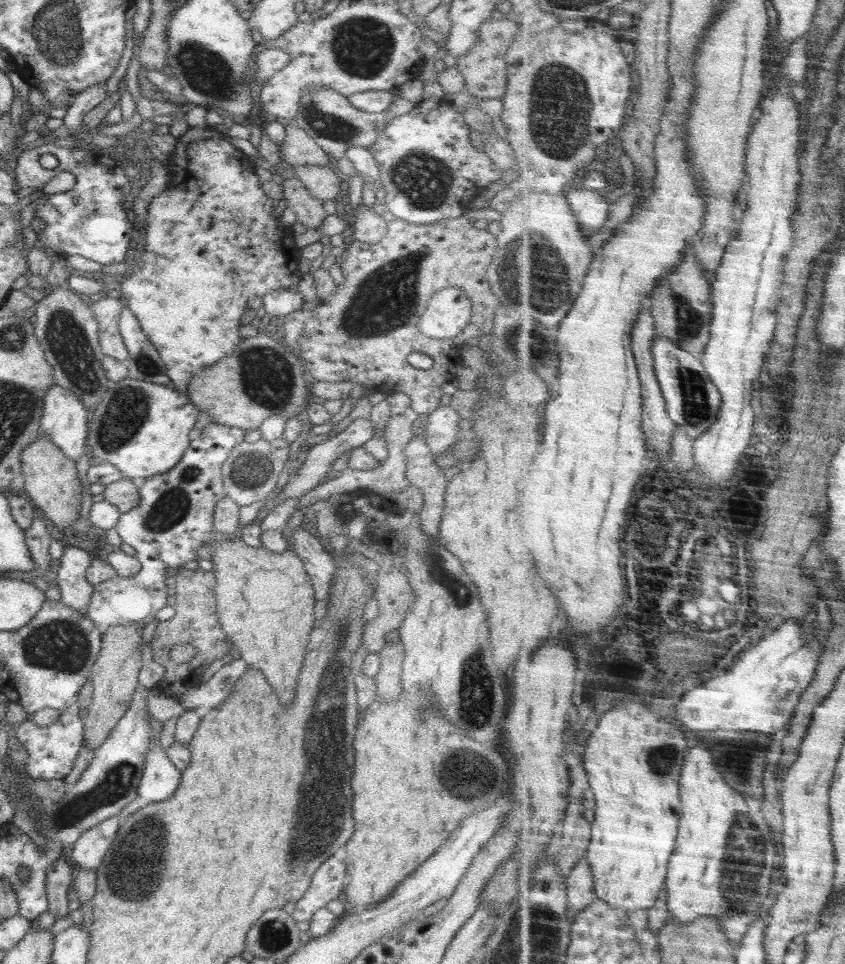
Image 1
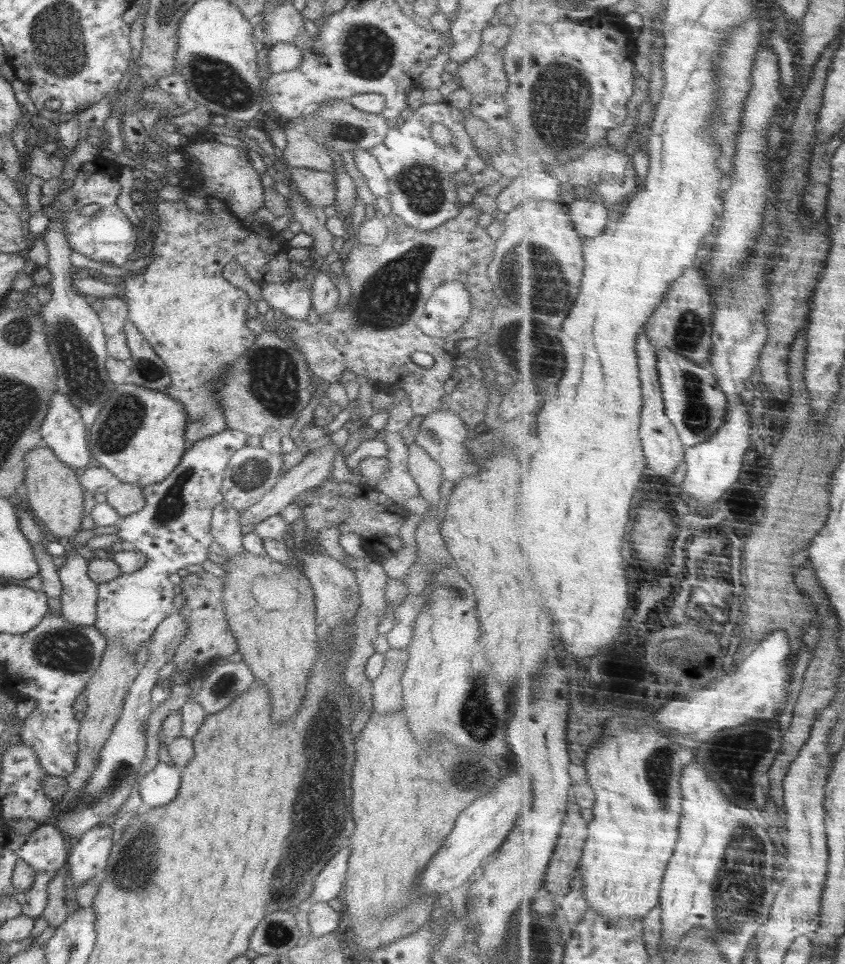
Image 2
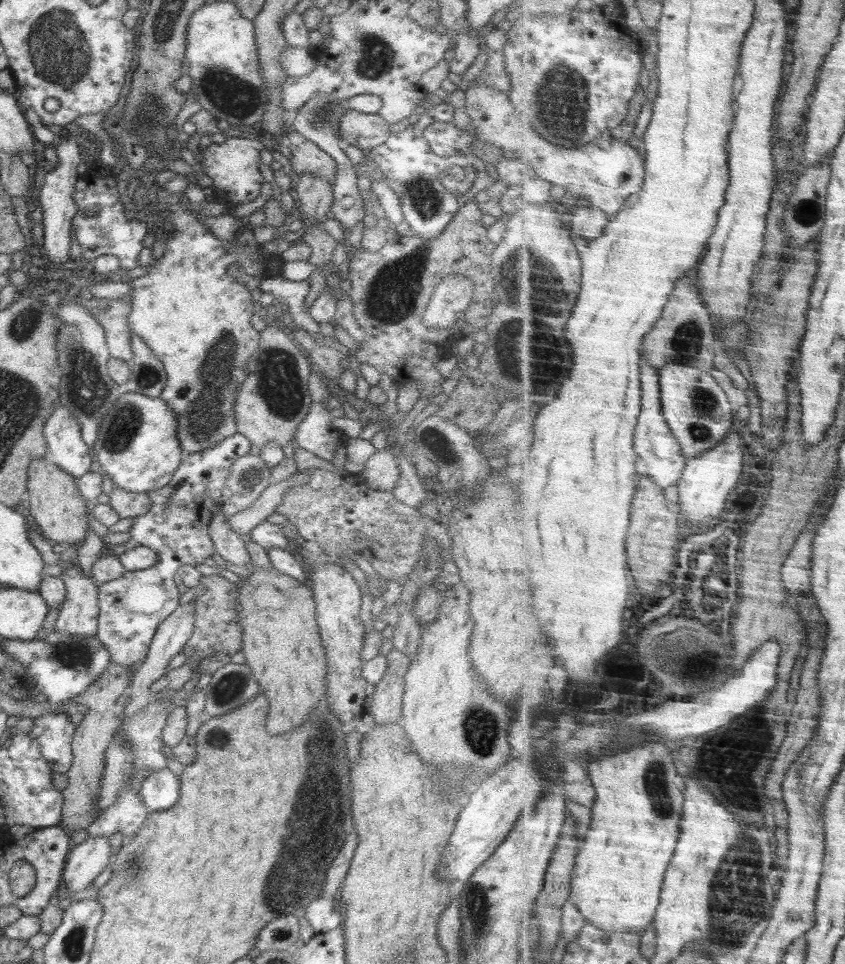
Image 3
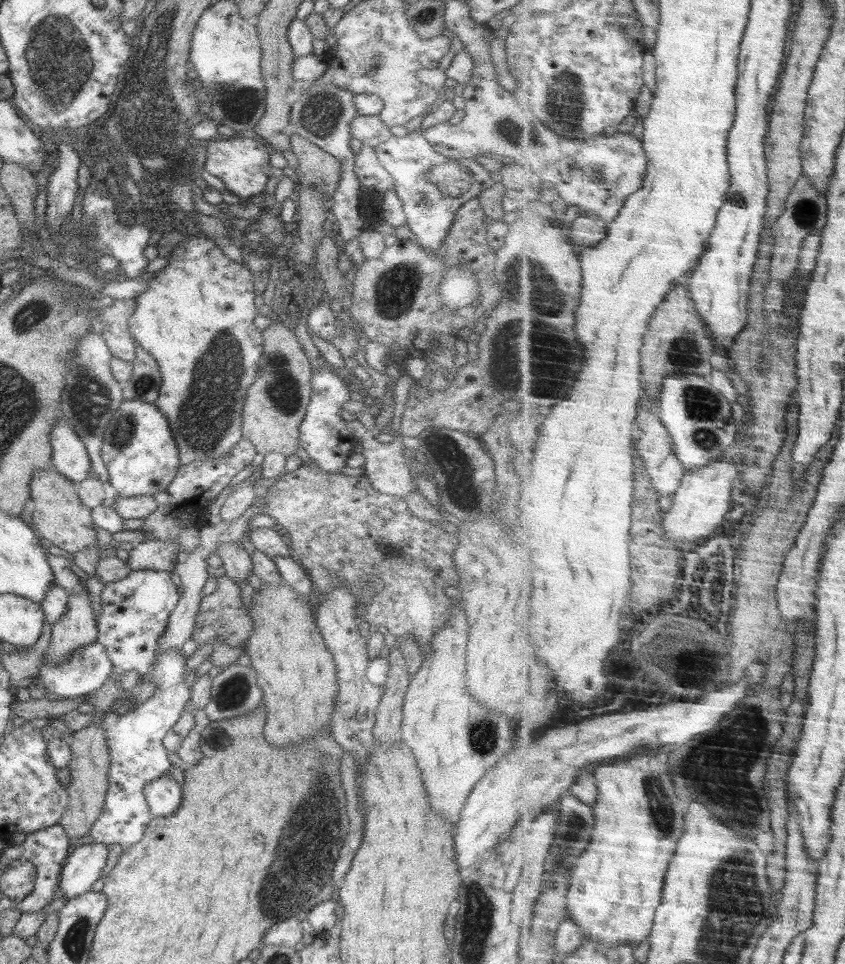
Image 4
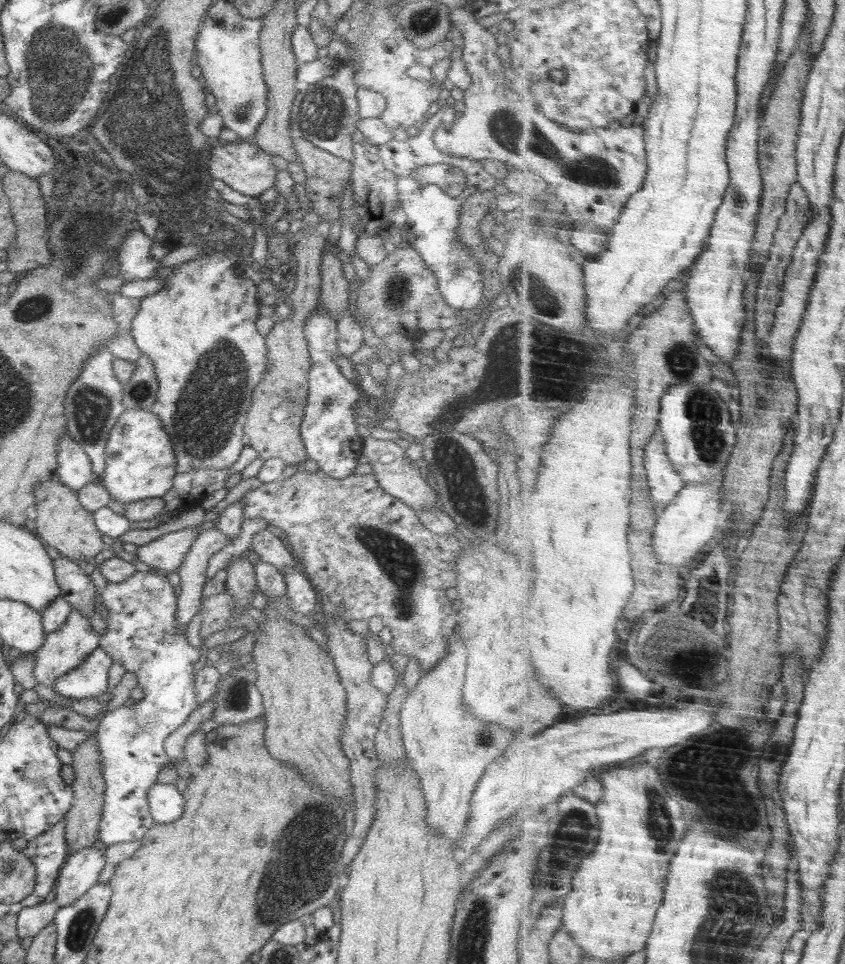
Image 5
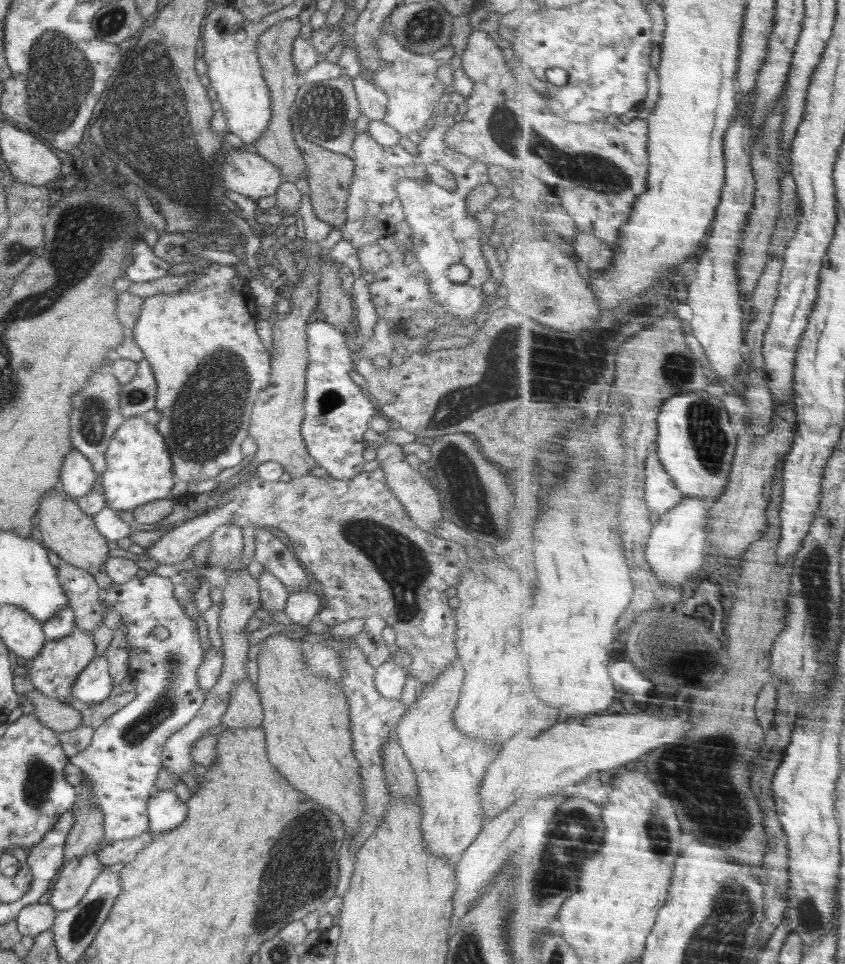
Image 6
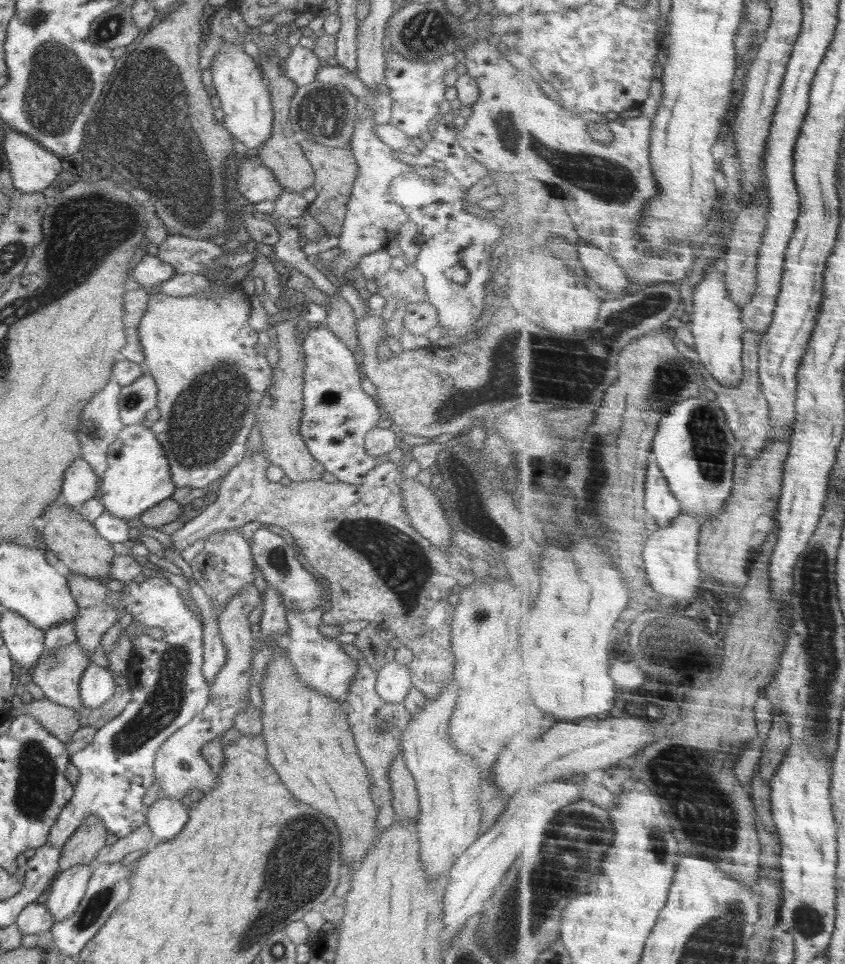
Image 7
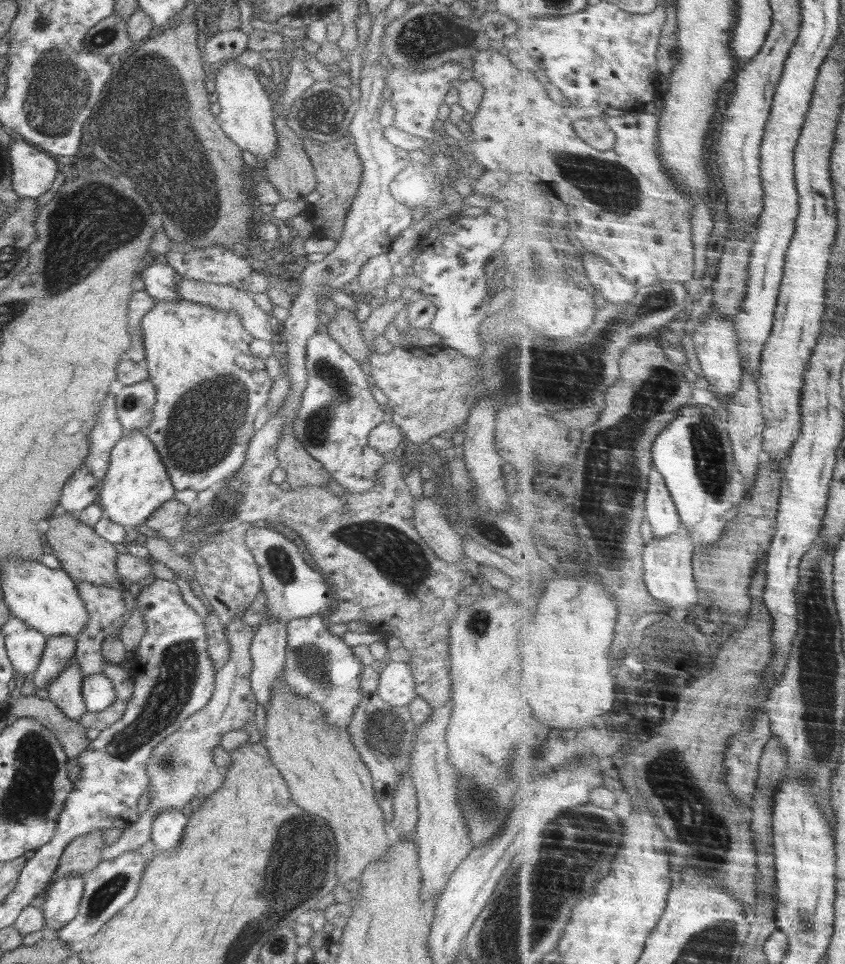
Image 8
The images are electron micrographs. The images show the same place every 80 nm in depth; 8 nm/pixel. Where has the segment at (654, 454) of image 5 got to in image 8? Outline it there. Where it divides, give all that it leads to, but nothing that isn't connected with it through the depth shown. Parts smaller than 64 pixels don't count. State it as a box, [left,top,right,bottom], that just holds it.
[647,464,684,539]

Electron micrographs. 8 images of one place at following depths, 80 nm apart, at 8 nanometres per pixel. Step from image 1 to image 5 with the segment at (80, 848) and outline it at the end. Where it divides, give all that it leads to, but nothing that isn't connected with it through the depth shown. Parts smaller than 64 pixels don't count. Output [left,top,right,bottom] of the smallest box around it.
[55,847,108,908]

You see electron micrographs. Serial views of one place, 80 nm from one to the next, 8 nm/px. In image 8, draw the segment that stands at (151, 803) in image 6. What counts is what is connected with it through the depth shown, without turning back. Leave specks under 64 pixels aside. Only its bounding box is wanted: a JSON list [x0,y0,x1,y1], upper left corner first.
[151,809,187,851]

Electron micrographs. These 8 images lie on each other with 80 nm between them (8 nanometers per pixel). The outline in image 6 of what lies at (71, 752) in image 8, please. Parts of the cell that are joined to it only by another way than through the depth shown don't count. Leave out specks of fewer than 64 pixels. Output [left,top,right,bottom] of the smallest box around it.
[34,692,82,734]

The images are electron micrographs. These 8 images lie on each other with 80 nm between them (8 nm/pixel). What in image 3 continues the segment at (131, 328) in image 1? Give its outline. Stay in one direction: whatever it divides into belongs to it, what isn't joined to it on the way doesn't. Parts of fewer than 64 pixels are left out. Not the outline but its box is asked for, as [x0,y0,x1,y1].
[125,333,167,397]

